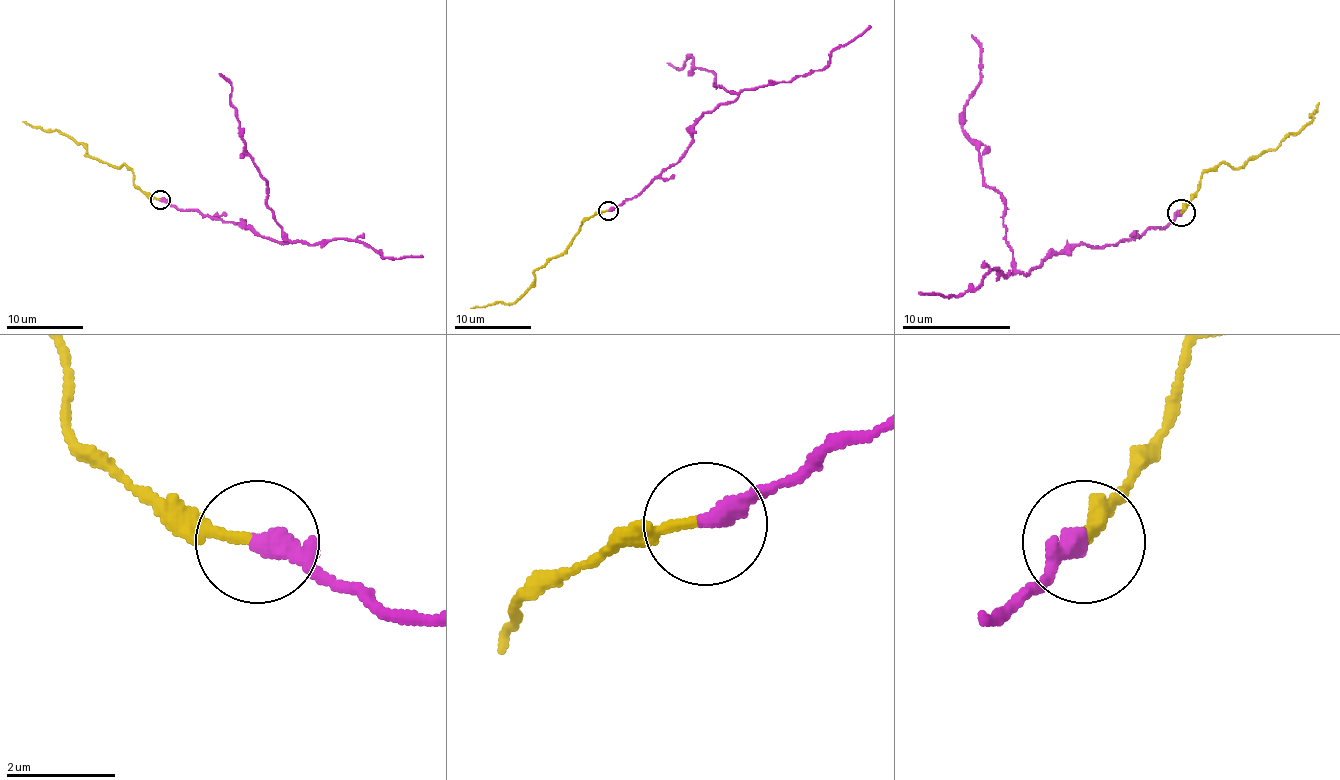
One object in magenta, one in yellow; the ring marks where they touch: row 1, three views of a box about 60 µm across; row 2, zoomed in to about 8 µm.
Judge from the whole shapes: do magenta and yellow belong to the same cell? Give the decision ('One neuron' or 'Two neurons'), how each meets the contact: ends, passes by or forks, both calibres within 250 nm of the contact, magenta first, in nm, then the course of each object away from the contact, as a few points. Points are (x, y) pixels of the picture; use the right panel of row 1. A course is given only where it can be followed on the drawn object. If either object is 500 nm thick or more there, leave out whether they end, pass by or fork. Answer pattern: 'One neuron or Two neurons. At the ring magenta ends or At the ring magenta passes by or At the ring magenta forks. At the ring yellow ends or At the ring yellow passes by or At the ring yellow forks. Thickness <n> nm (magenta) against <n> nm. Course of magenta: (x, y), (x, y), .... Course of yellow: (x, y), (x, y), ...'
Two neurons. At the ring magenta ends. At the ring yellow ends. Thickness 400 nm (magenta) against 190 nm. Course of magenta: (1180, 213), (1017, 271), (1004, 197), (984, 184), (963, 129), (979, 77), (971, 34). Course of yellow: (1180, 213), (1205, 173), (1221, 164), (1240, 167), (1281, 143), (1314, 115), (1311, 115), (1319, 102)

